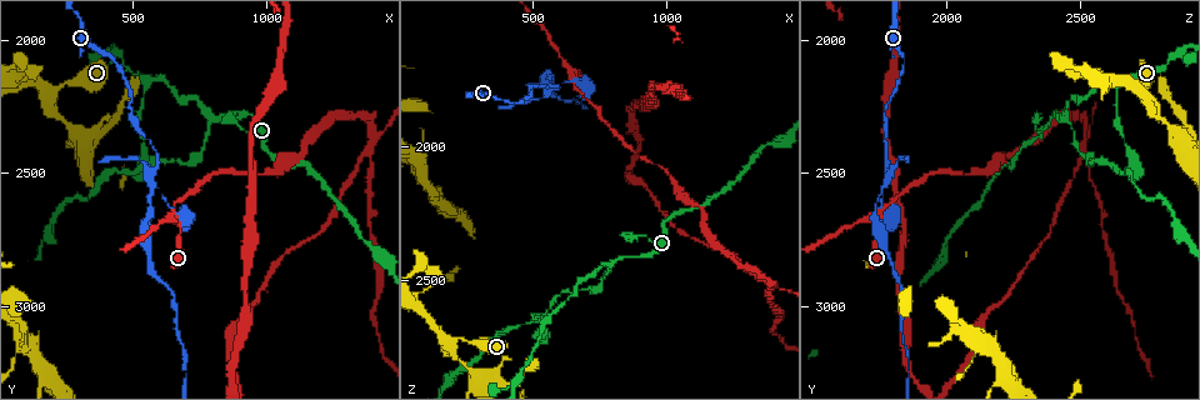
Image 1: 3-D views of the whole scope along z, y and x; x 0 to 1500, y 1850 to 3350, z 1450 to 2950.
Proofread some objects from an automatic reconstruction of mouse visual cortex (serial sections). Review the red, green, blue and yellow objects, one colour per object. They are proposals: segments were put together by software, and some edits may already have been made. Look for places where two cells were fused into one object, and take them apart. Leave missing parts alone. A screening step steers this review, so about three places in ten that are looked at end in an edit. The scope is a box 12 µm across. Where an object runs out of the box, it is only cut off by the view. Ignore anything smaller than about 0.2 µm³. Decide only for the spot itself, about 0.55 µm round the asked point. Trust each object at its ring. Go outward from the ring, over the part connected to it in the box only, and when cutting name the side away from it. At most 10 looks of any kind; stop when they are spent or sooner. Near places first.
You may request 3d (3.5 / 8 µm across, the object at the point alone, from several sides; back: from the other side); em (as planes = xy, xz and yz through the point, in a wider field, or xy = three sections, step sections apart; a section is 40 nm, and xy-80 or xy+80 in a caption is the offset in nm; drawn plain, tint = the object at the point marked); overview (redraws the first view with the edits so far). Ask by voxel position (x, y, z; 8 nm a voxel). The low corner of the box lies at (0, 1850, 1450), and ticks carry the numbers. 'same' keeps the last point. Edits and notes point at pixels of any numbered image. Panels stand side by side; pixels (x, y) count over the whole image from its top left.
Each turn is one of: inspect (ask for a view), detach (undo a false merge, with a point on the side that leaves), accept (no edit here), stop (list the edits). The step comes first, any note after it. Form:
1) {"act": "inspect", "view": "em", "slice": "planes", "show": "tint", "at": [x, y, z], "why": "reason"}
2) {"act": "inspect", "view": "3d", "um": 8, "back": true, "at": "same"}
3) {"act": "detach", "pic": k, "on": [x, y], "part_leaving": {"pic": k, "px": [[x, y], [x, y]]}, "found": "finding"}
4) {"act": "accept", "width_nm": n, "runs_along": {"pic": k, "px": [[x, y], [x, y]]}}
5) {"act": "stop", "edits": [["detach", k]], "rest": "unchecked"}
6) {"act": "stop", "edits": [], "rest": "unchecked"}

{"act": "inspect", "view": "3d", "um": 8, "at": [700, 3210, 1850], "why": "narrows sharply"}

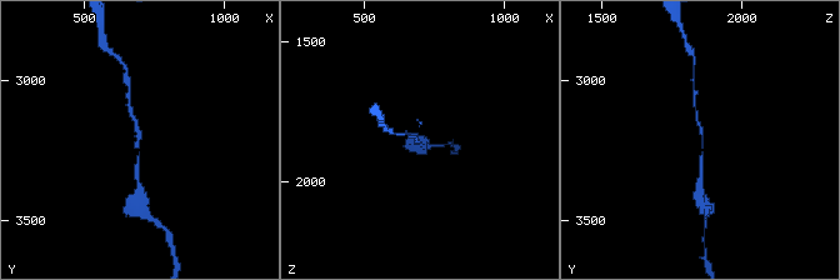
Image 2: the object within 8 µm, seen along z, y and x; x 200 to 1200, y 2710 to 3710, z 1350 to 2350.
{"act": "inspect", "view": "3d", "um": 3.5, "at": [700, 3210, 1850], "why": "zoom in"}

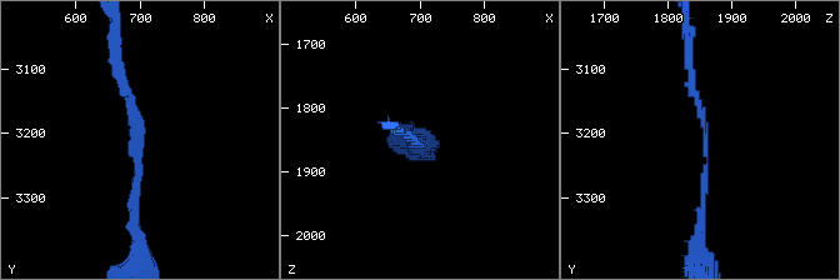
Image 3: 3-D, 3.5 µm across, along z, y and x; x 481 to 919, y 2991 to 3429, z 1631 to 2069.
{"act": "accept", "arm_widths_nm": [100, 150], "runs_along": {"pic": 3, "px": [[116, 63], [139, 124], [135, 224]]}, "found": "continuous, no second cell"}

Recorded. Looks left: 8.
{"act": "inspect", "view": "3d", "um": 8, "at": [790, 2300, 2440]}

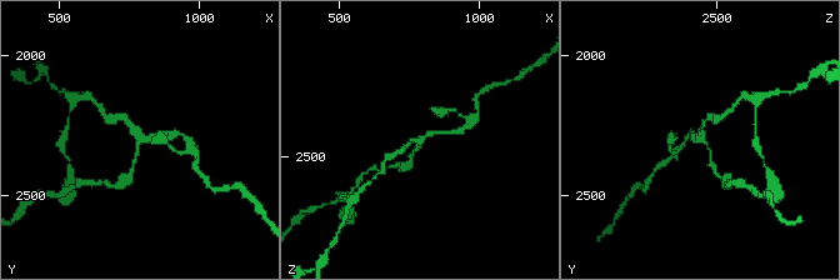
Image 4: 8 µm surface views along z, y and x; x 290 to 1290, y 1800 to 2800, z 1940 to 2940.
{"act": "inspect", "view": "3d", "um": 3.5, "back": true, "at": [790, 2290, 2440]}

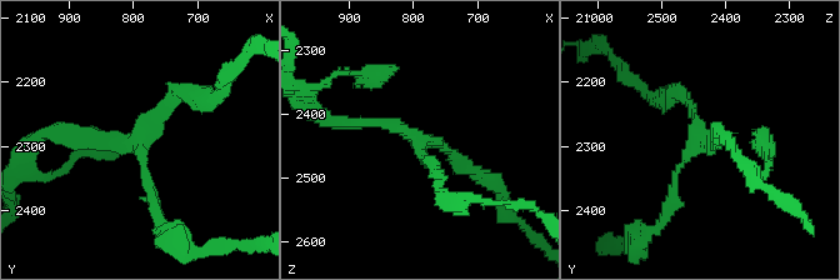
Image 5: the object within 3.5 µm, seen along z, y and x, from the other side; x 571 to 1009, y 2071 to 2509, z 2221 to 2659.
{"act": "inspect", "view": "em", "slice": "xy", "step": 3, "show": "tint", "at": [790, 2295, 2445], "arms": 3, "arm_widths_nm": [150, 150, 150]}

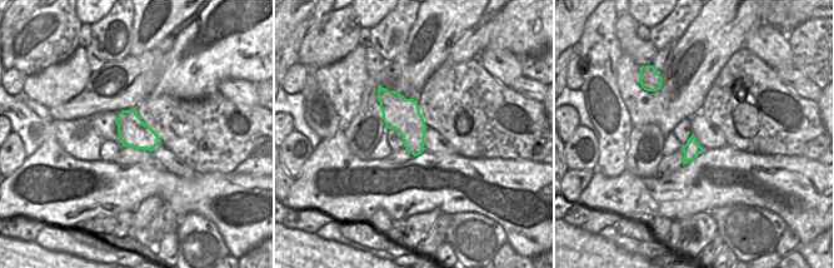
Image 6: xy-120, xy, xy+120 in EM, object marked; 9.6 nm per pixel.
{"act": "accept", "runs_along": {"pic": 5, "px": [[340, 121], [398, 125], [470, 170]]}, "found": "all the same cell"}

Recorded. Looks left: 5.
{"act": "inspect", "view": "3d", "um": 3.5, "at": [600, 2150, 2620], "why": "sharp bend"}

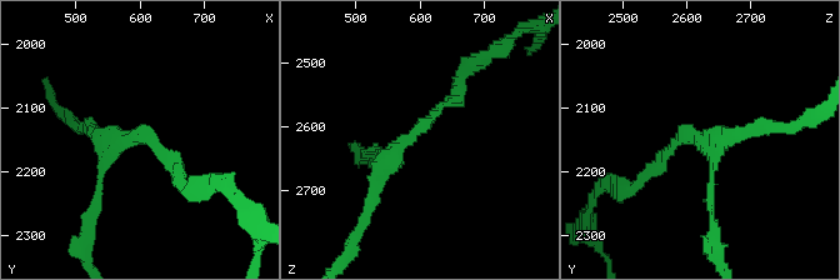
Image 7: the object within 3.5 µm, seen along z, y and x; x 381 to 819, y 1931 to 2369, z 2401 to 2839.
{"act": "inspect", "view": "em", "slice": "xy", "step": 3, "show": "tint", "at": [590, 2145, 2610]}

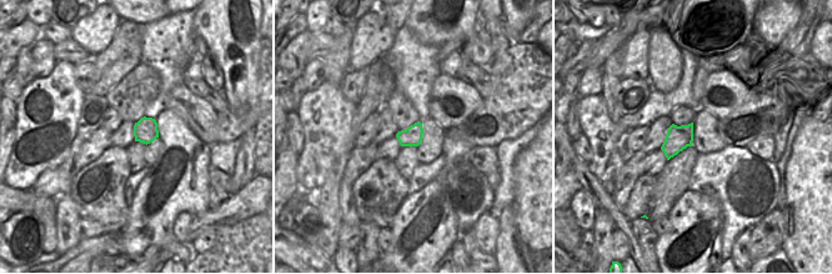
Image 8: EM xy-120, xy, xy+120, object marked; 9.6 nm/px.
{"act": "inspect", "view": "em", "slice": "xy", "step": 5, "show": "tint", "at": "same"}

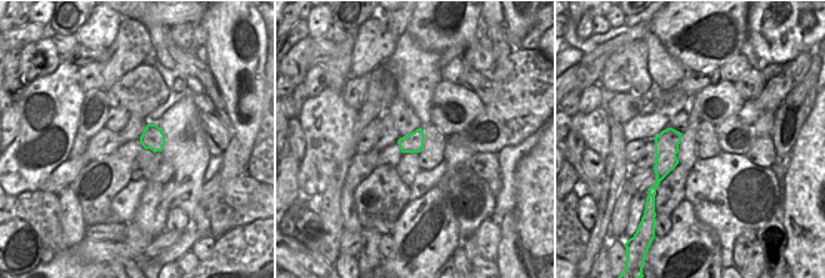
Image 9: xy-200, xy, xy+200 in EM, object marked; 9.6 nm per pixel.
{"act": "accept", "runs_along": {"pic": 7, "px": [[456, 84], [456, 100], [390, 154], [379, 150]]}, "found": "continuous, no second cell"}

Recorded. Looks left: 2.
{"act": "inspect", "view": "3d", "um": 8, "at": [660, 2460, 2540], "why": "thin neck"}

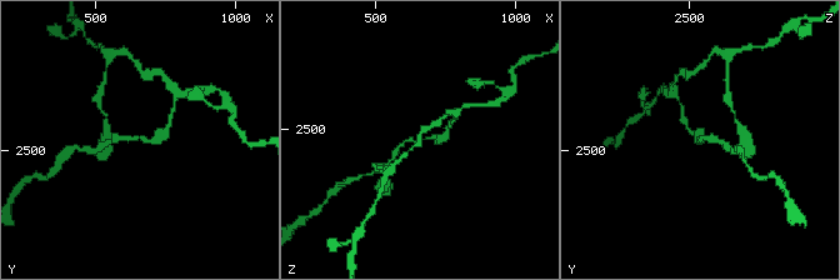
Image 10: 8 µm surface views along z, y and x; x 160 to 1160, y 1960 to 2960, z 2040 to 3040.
{"act": "inspect", "view": "em", "slice": "xy", "step": 3, "show": "tint", "at": [660, 2460, 2530], "arm_widths_nm": [150, 150]}

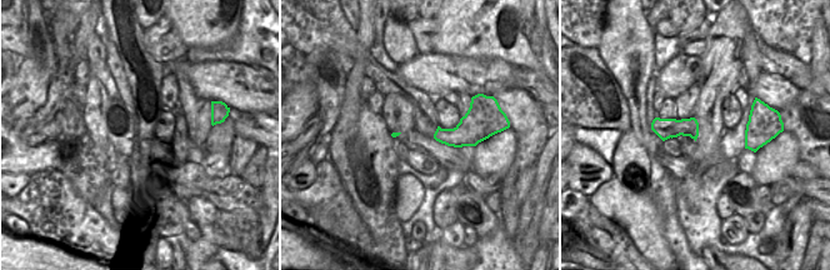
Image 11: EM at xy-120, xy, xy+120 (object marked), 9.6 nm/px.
{"act": "accept", "runs_along": {"pic": 10, "px": [[448, 129], [440, 139], [406, 140], [394, 156]]}, "found": "continuous, no second cell"}

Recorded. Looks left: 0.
{"act": "stop", "edits": [], "rest": "unchecked"}

